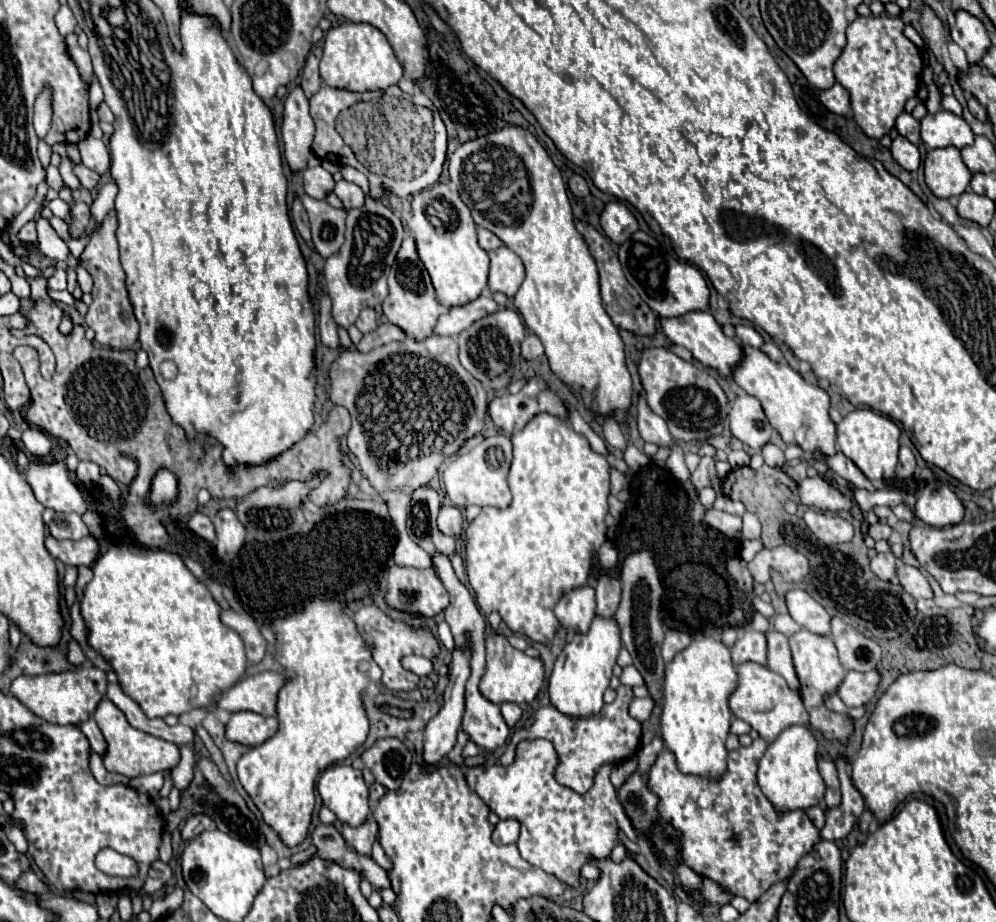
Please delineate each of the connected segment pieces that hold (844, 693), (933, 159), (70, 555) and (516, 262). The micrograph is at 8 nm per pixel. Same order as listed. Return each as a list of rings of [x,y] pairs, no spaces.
[[[877,670],[871,672],[847,672],[843,678],[843,684],[837,688],[837,696],[849,706],[857,708],[869,702],[877,690],[879,674]]]
[[[955,146],[929,150],[923,162],[923,170],[925,182],[937,198],[961,196],[971,182],[971,172],[963,164]]]
[[[53,536],[45,538],[49,554],[61,560],[65,566],[91,566],[99,556],[99,542],[93,536],[83,540],[55,540]]]
[[[507,246],[491,250],[489,258],[491,258],[489,290],[491,292],[503,292],[509,298],[513,298],[517,288],[523,282],[523,276],[525,276],[523,262]]]

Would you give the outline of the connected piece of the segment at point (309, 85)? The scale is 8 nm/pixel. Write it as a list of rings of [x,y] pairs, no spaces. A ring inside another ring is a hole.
[[[315,46],[311,50],[311,54],[307,56],[307,64],[305,64],[303,76],[301,76],[301,86],[303,86],[307,96],[313,96],[319,90],[319,86],[321,86],[321,76],[319,76],[321,56],[323,56],[323,48],[321,46]]]

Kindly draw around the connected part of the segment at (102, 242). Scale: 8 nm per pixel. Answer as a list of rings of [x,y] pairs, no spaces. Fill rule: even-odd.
[[[111,210],[107,214],[107,218],[101,222],[101,228],[93,234],[89,244],[85,246],[83,254],[79,256],[79,266],[85,268],[95,282],[93,292],[91,292],[93,302],[85,316],[85,324],[95,330],[95,340],[99,344],[113,346],[113,348],[123,346],[123,350],[125,350],[125,346],[131,348],[137,342],[139,324],[133,316],[133,308],[127,298],[125,272],[119,264],[119,246],[117,246],[117,238],[115,238],[115,228],[117,228],[117,216],[115,216],[115,210]]]

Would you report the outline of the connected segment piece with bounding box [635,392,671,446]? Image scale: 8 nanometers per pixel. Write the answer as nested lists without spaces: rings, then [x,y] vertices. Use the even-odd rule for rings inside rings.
[[[639,392],[635,400],[635,416],[637,416],[637,428],[645,442],[655,442],[657,446],[665,446],[671,442],[671,434],[667,428],[667,422],[659,418],[651,408],[647,408],[647,400],[643,400],[643,392]]]

